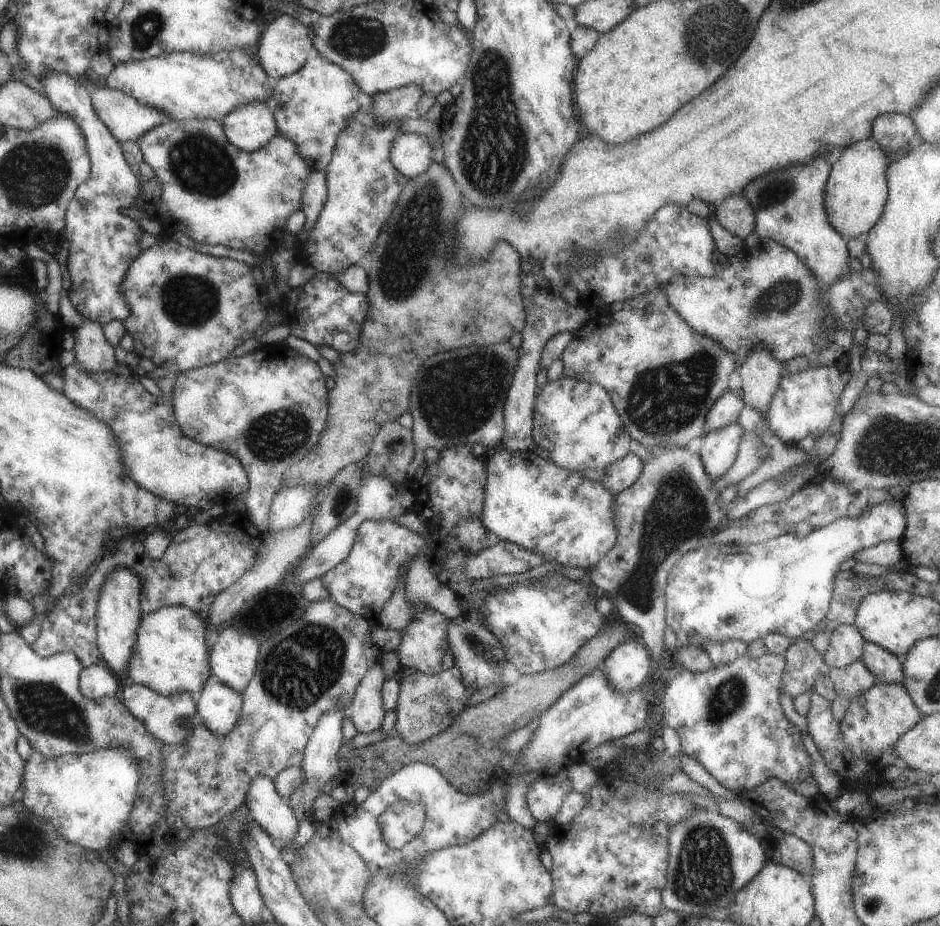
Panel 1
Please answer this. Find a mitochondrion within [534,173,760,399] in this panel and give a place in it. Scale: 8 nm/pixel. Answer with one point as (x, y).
(619, 234)

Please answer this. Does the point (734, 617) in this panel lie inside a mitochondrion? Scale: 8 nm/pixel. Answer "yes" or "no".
yes

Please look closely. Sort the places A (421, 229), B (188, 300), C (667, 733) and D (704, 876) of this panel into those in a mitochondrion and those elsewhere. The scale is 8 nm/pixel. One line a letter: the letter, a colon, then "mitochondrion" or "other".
A: mitochondrion
B: mitochondrion
C: other
D: mitochondrion

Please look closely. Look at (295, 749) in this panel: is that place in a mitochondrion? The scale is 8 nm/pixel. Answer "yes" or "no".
no

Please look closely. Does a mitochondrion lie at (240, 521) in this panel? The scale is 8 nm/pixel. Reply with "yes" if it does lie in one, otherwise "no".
no

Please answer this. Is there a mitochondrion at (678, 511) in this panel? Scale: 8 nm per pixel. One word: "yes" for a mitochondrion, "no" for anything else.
yes

